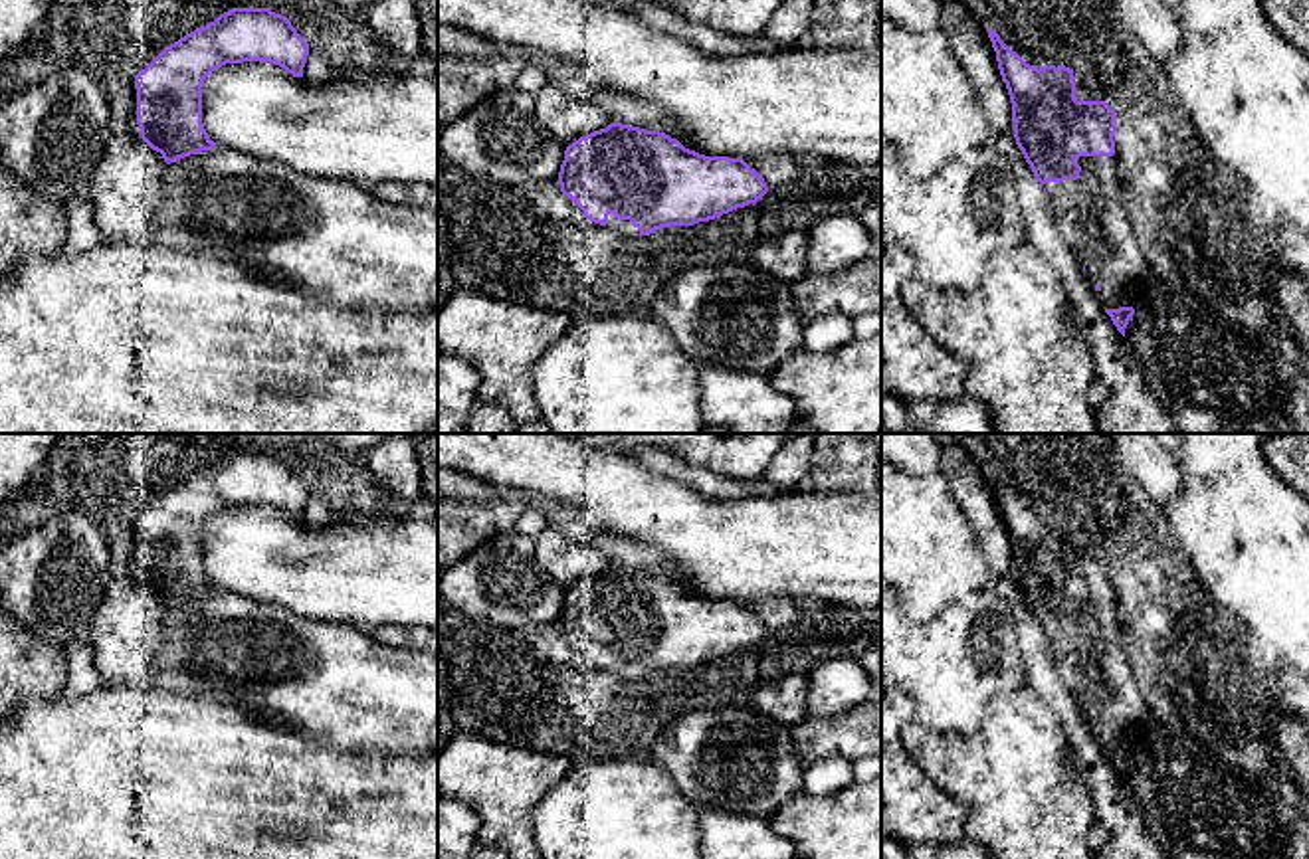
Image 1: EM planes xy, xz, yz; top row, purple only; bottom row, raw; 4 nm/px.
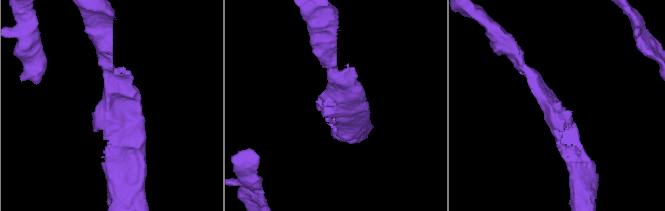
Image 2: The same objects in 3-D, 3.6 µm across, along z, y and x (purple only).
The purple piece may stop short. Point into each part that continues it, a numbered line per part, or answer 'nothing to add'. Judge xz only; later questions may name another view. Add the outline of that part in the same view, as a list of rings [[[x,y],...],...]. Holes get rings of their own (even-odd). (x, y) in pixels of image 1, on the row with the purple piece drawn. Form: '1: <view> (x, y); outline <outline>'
nothing to add

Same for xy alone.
nothing to add

